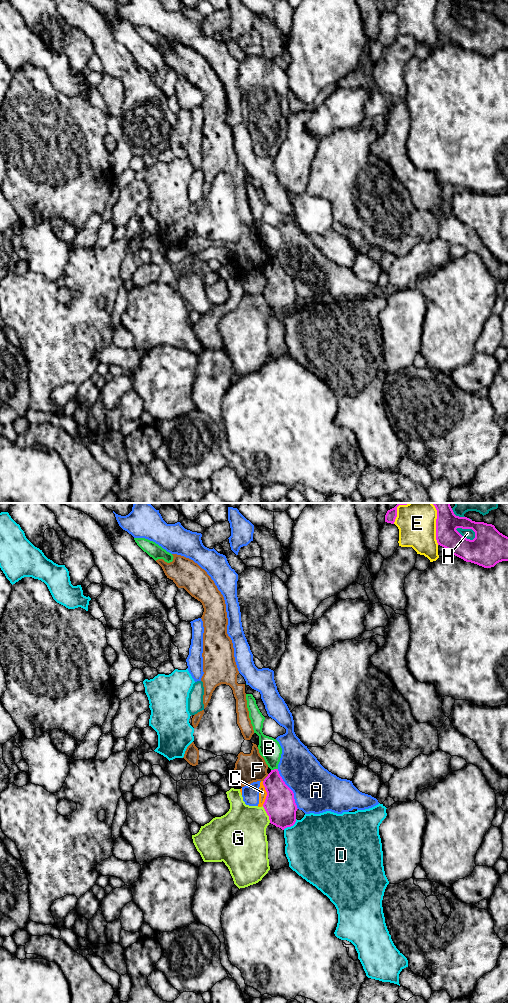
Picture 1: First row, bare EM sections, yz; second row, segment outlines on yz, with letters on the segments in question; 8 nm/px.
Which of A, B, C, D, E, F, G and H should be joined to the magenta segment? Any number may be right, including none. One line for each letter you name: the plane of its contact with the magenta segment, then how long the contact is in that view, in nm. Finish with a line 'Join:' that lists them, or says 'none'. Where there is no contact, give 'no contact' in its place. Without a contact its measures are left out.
Join: none

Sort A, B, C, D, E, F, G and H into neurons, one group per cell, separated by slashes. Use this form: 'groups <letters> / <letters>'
groups A C / B / D / E / F / G / H

